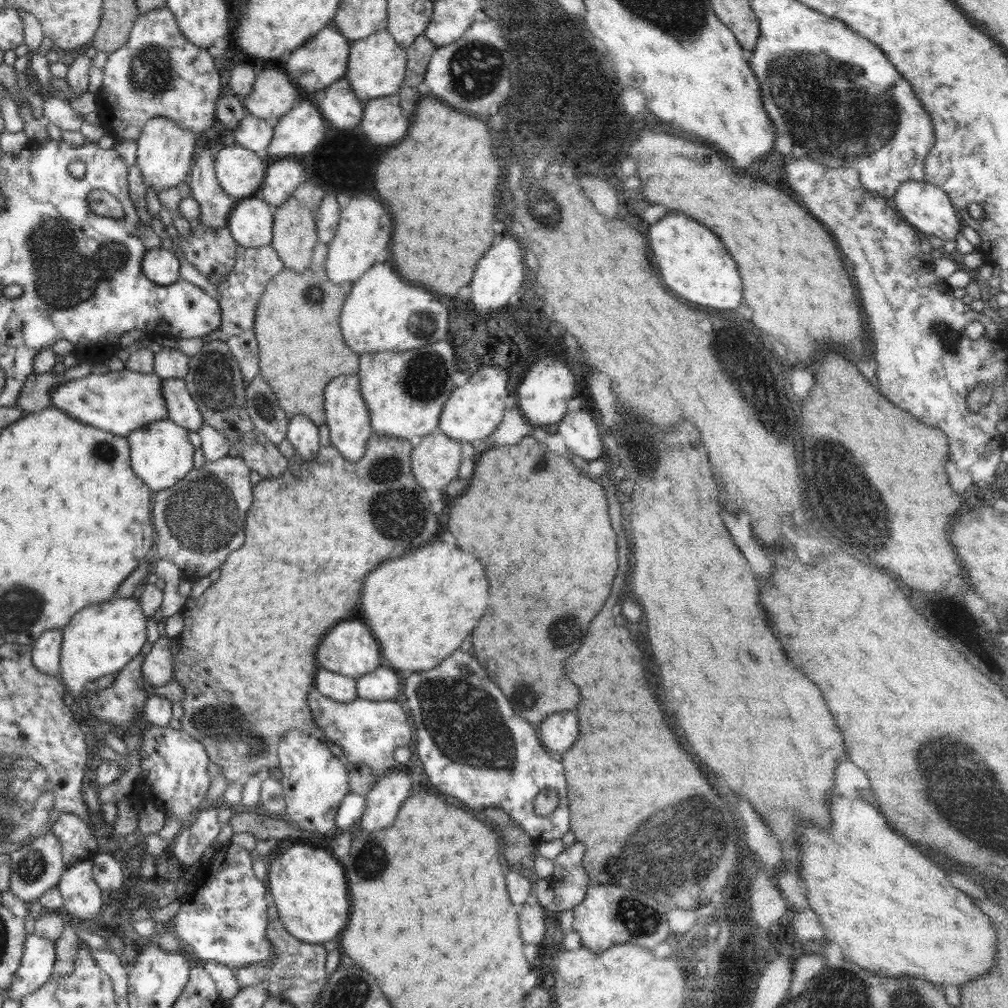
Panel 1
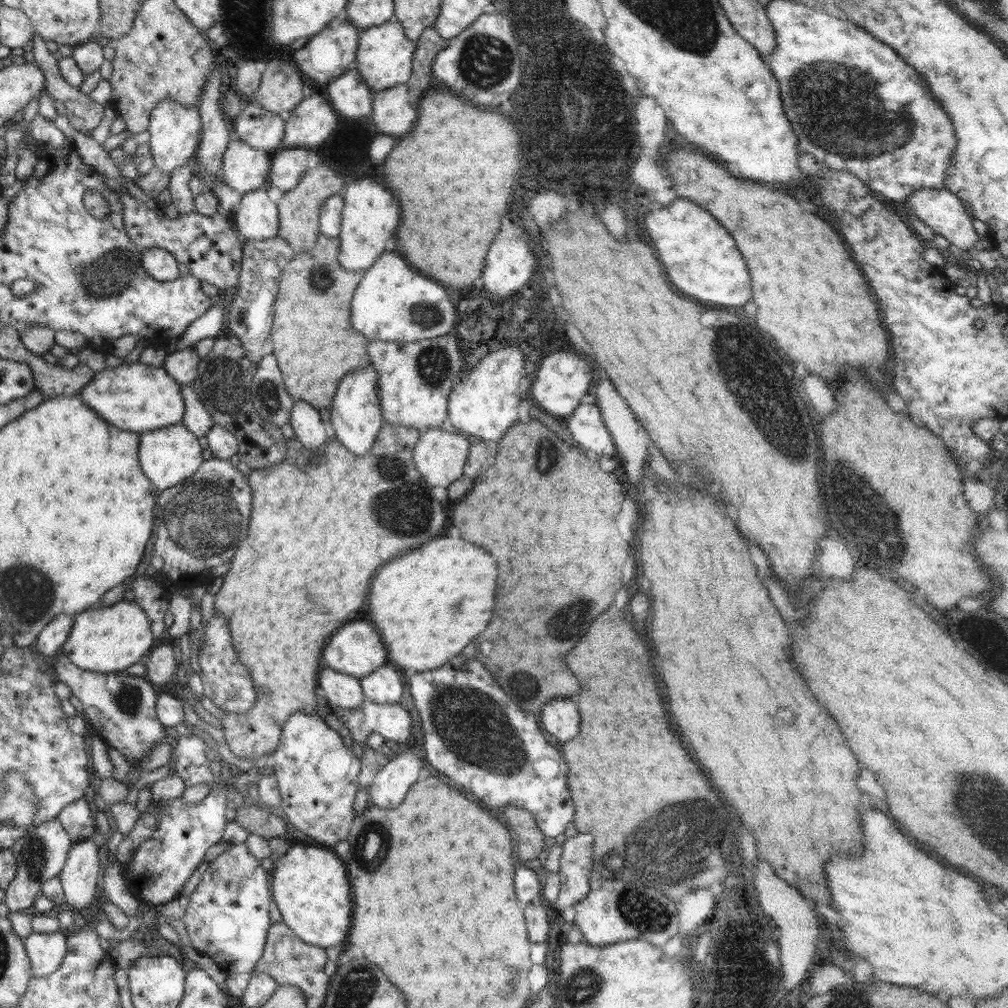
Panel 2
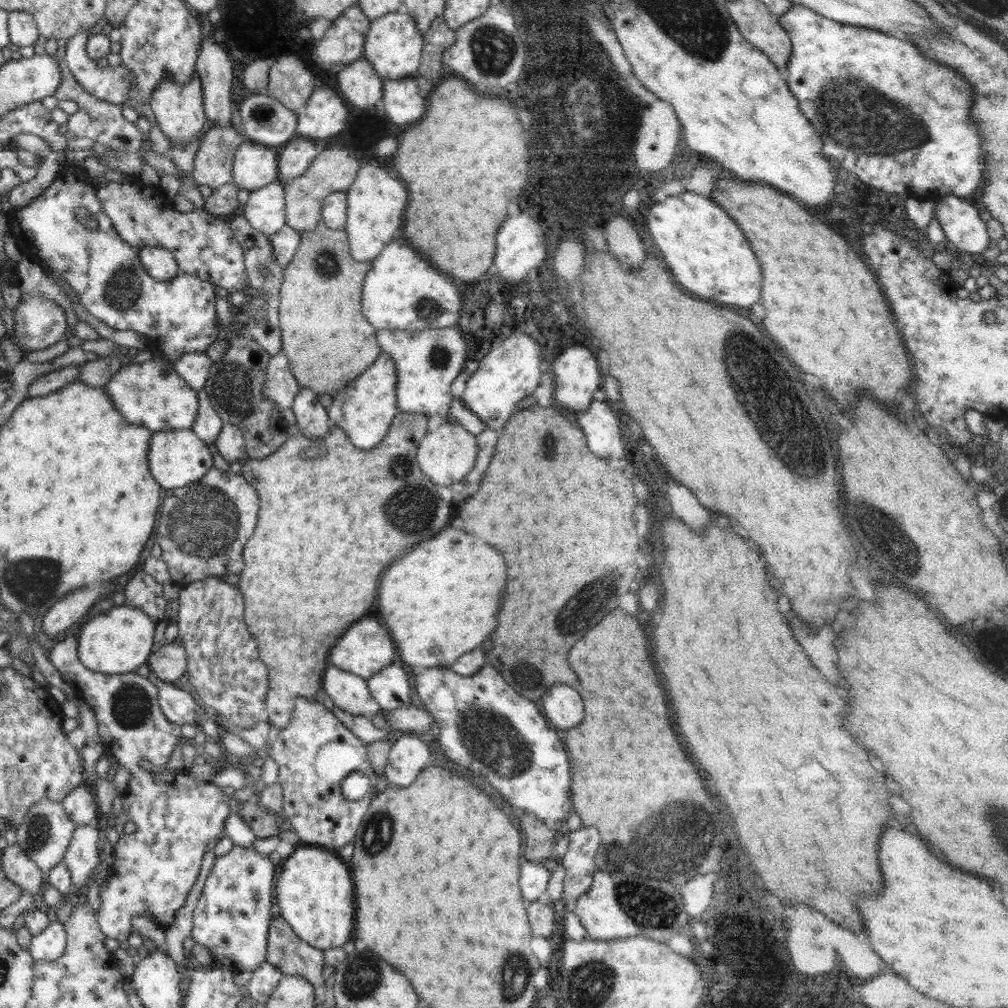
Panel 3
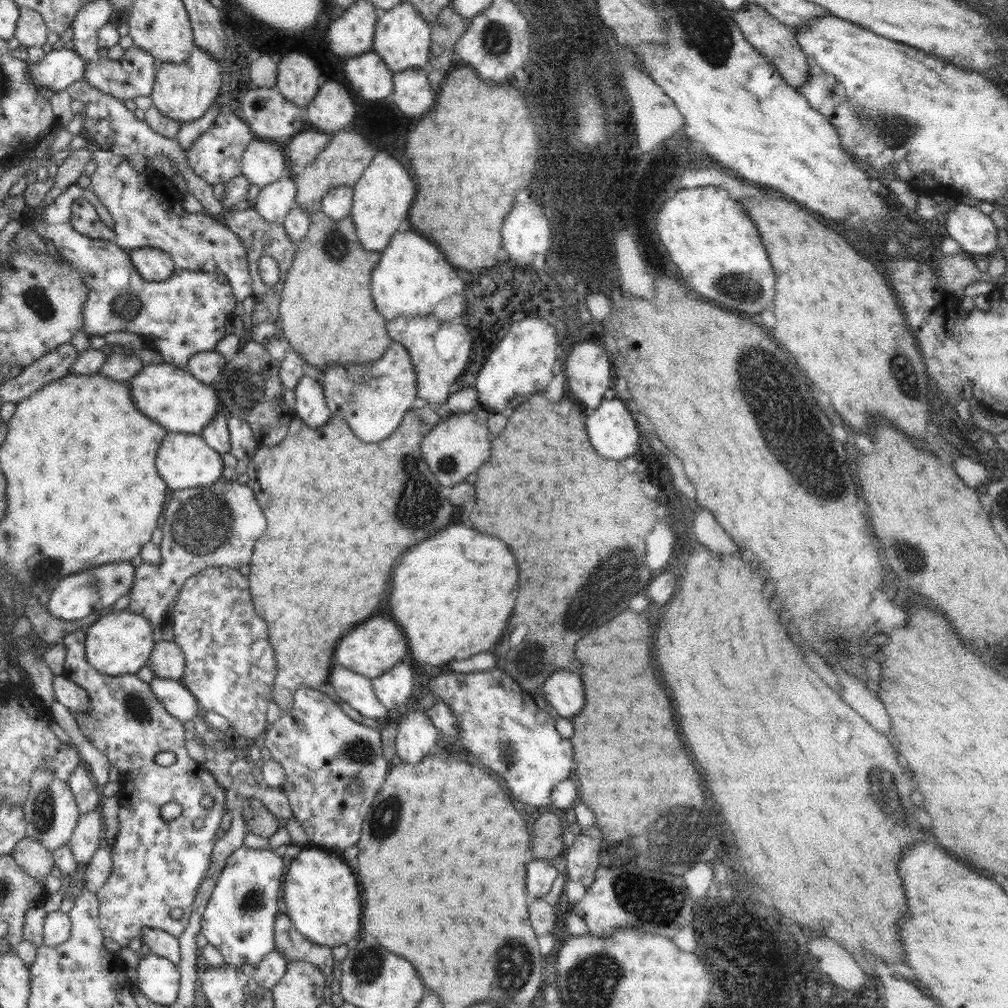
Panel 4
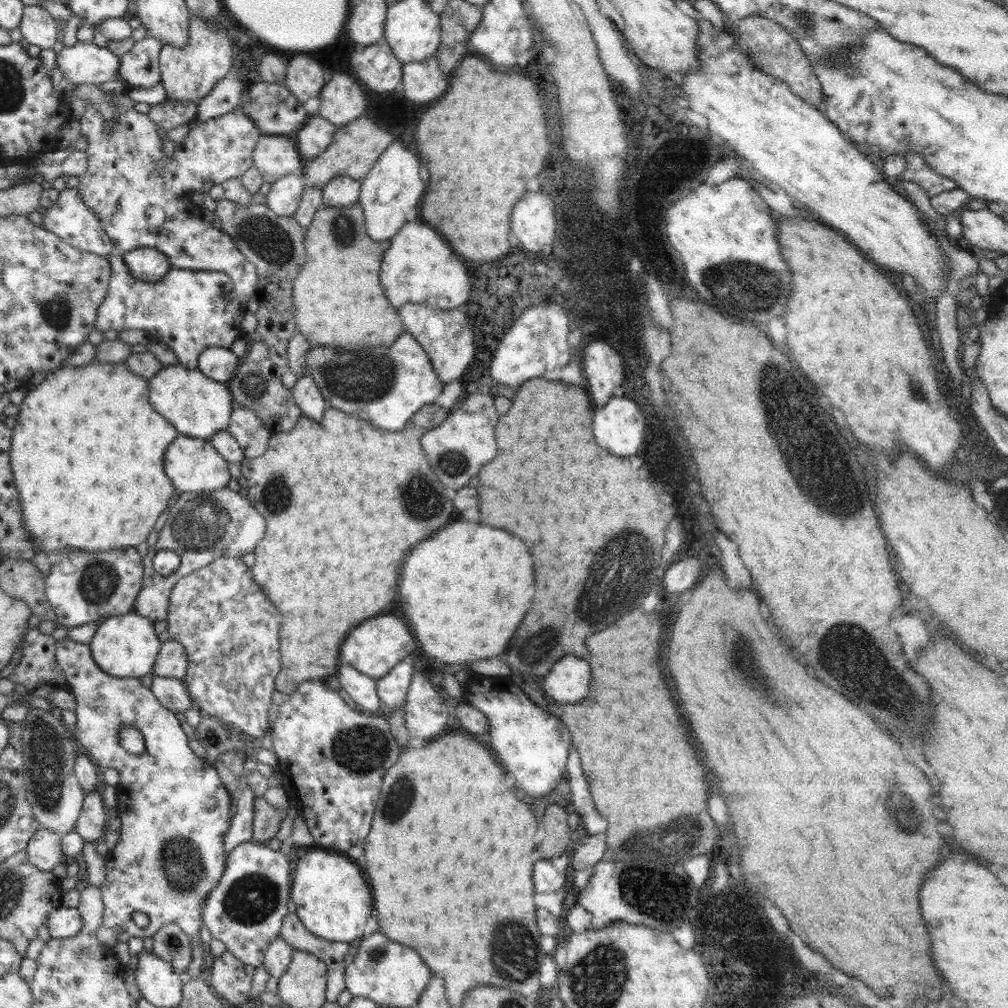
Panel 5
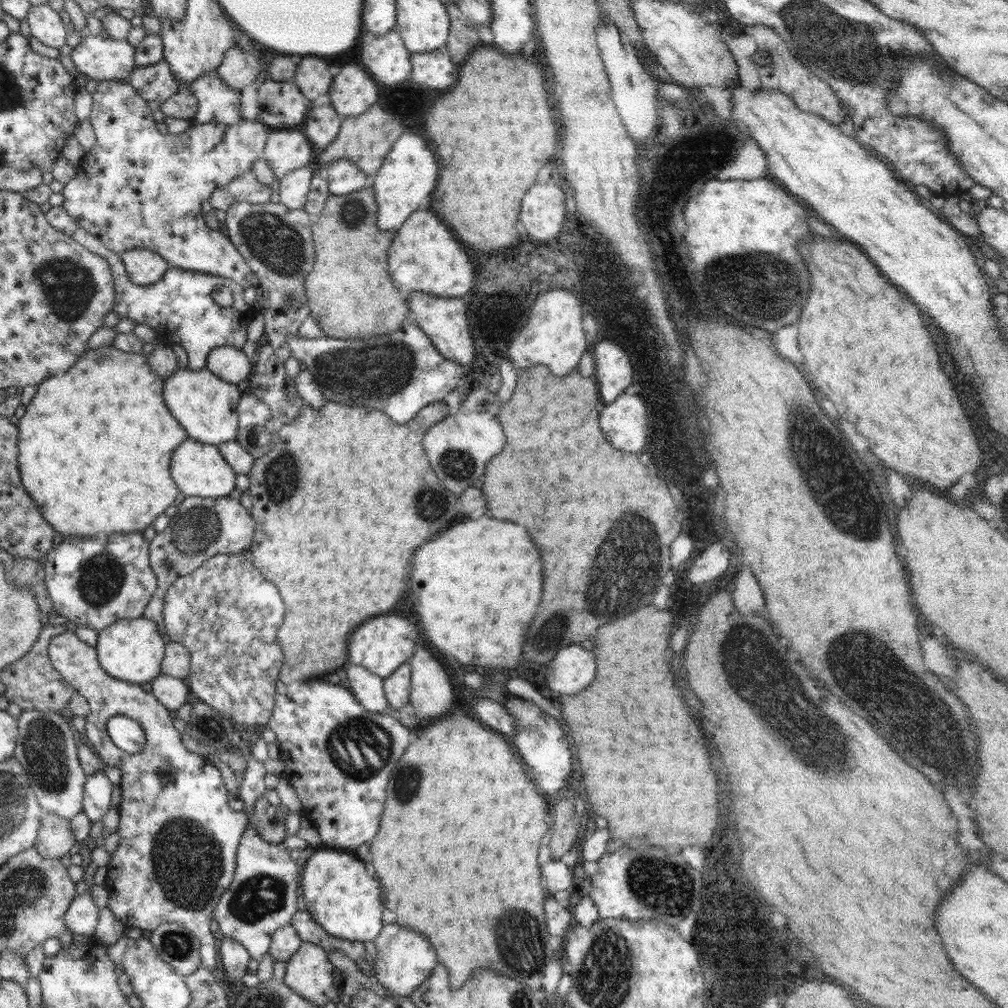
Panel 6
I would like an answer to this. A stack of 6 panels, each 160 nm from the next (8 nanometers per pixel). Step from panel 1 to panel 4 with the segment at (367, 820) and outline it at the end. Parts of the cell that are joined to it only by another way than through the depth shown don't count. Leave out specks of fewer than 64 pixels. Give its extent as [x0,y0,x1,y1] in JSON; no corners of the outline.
[395,705,441,764]

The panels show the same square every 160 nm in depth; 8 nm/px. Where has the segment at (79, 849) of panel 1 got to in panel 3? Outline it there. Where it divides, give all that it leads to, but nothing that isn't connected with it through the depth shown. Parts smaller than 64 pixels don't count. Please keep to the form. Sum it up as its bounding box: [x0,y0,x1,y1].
[61,781,98,825]

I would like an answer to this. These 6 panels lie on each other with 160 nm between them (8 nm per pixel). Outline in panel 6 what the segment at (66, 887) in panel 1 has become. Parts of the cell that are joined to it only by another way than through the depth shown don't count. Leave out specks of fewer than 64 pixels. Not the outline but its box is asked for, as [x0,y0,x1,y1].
[82,768,112,824]

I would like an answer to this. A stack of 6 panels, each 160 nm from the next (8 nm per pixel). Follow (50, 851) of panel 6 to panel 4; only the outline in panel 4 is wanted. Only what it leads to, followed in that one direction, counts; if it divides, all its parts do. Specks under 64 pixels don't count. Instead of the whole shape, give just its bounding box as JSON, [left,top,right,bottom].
[11,837,56,882]

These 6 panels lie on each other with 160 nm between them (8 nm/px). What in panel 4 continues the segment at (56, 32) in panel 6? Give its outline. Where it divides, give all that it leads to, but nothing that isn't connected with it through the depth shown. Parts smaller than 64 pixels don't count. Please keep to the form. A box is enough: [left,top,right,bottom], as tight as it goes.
[13,8,48,47]

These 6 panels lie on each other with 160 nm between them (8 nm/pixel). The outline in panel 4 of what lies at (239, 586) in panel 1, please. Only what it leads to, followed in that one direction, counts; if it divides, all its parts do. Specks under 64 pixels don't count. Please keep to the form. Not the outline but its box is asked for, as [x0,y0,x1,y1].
[246,404,454,710]

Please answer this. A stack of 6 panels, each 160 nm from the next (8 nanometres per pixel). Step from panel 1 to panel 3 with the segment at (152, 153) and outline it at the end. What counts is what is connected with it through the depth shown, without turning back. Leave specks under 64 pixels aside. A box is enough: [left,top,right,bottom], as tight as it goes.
[149,74,206,145]

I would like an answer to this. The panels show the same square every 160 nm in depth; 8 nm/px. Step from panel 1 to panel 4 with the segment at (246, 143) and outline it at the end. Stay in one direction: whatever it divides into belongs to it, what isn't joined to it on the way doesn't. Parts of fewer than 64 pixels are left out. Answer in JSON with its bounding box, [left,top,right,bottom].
[242,88,304,140]

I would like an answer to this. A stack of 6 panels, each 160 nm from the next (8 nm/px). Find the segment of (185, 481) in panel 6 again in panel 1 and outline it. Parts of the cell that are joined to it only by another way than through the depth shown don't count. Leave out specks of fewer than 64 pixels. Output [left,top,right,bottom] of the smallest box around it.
[126,418,195,493]

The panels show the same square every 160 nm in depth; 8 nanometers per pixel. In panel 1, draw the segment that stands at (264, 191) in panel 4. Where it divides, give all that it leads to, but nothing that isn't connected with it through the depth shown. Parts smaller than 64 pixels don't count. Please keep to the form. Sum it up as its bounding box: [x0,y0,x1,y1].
[227,196,273,248]

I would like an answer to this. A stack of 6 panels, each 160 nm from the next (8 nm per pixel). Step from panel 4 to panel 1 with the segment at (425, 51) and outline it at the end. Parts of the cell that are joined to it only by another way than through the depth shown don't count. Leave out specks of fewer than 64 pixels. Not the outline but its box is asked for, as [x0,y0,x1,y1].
[344,29,406,102]

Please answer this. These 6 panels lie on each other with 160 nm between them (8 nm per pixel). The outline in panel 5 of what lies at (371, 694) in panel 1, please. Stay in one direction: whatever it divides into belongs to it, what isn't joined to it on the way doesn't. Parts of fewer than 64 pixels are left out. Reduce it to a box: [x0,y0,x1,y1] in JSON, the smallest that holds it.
[377,660,415,710]

